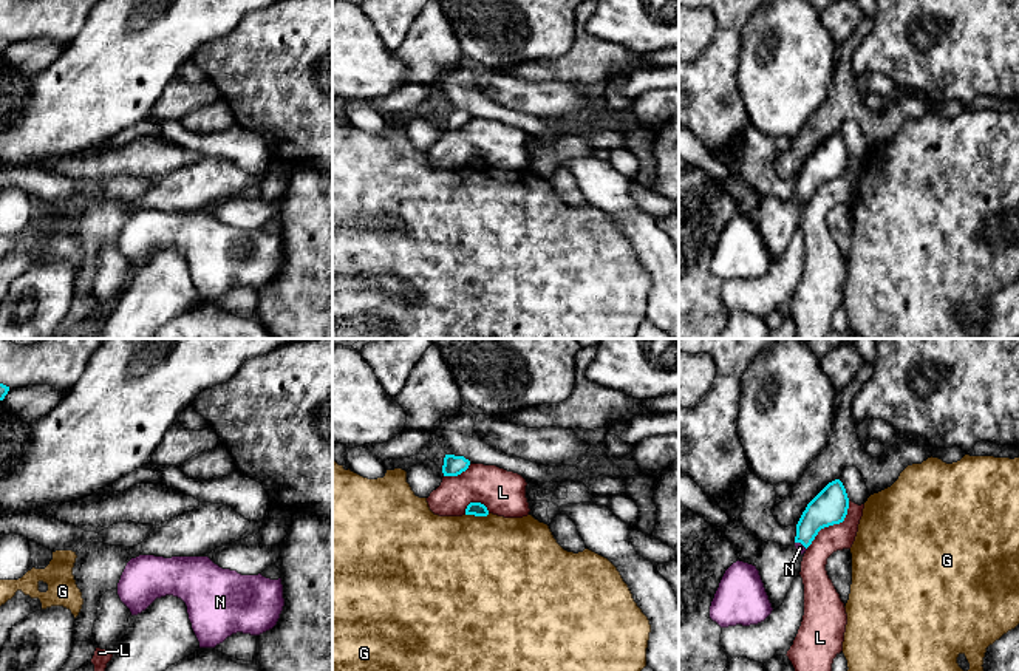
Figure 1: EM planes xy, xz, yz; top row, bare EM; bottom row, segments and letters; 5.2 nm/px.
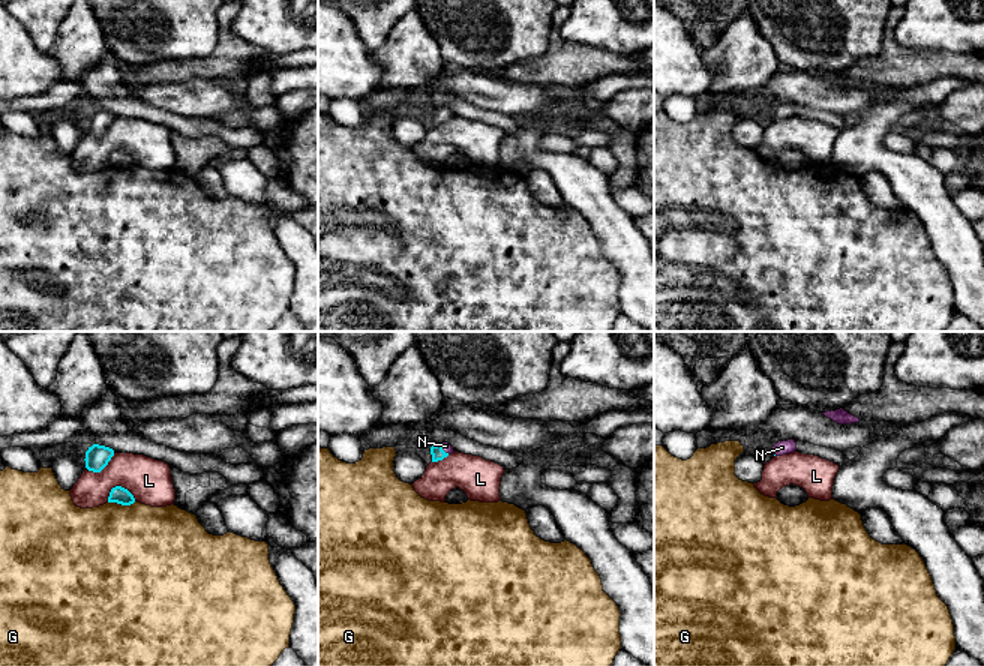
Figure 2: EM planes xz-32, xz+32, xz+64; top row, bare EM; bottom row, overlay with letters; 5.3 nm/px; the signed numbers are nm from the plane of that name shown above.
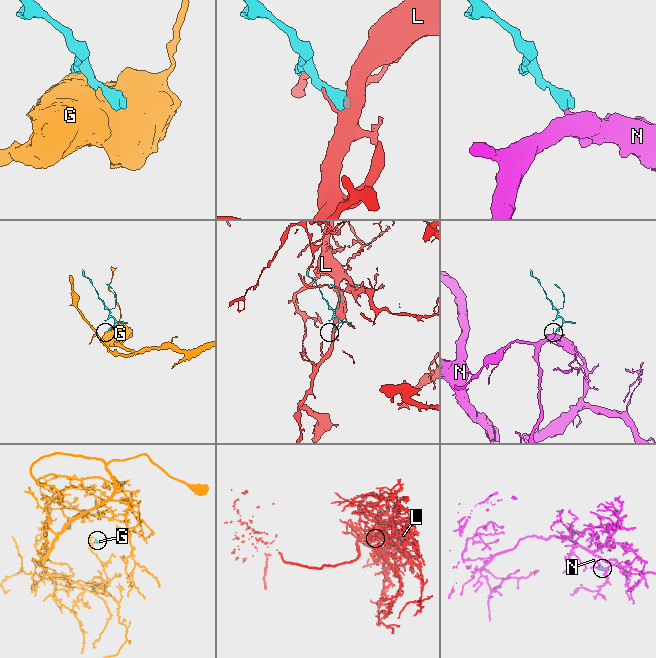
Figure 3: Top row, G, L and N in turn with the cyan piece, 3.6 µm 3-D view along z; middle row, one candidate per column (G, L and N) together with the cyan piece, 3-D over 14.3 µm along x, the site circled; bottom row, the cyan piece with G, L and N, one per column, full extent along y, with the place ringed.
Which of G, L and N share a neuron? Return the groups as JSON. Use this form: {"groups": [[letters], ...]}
{"groups": [["G"], ["L"], ["N"]]}

